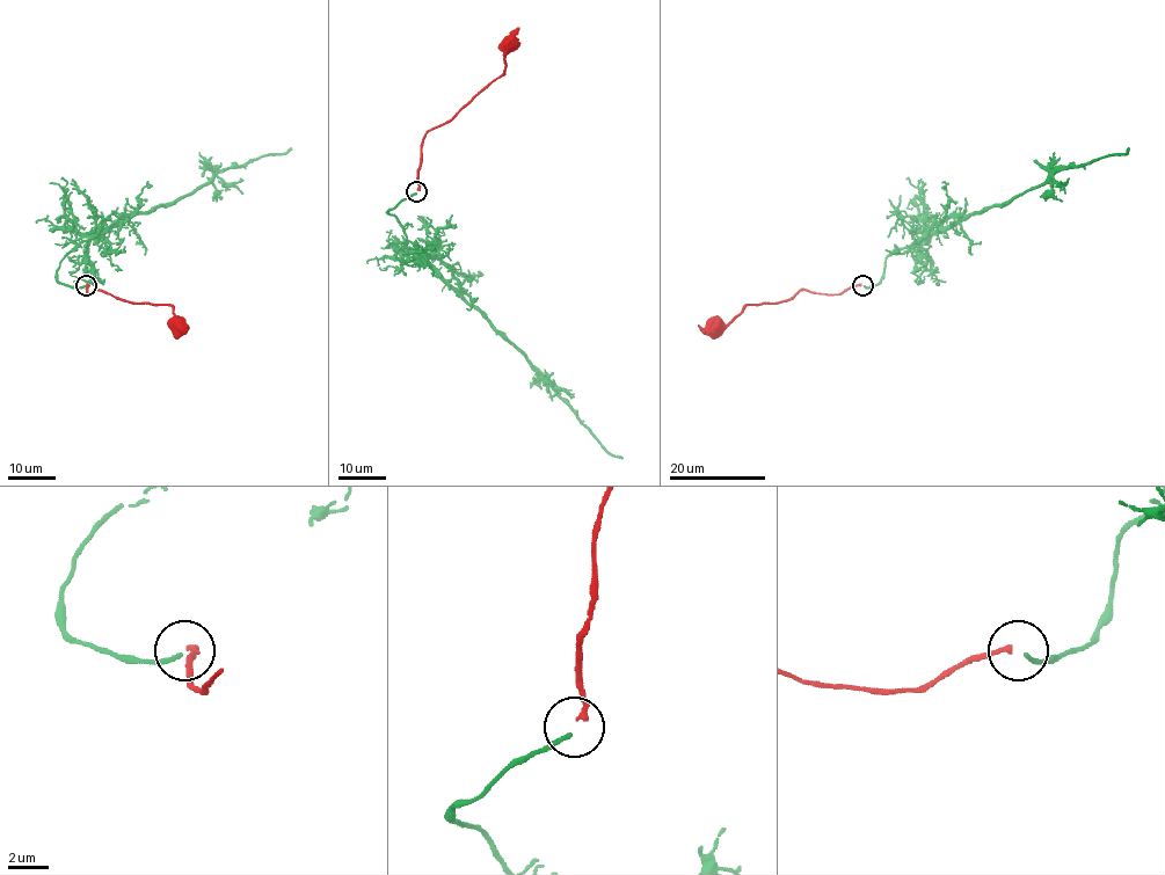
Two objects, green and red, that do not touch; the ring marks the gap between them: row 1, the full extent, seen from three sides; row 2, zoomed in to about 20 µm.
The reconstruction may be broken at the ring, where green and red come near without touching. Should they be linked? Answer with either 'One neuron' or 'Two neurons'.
One neuron

